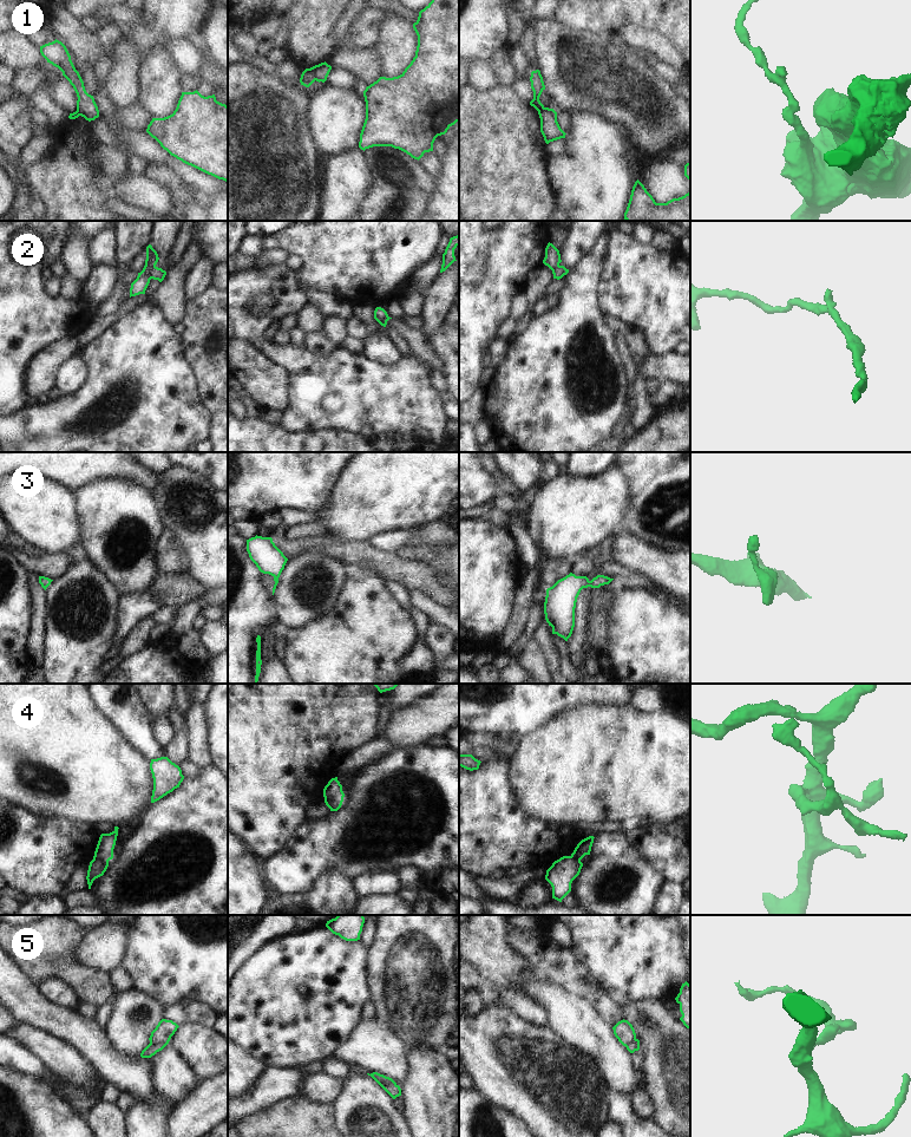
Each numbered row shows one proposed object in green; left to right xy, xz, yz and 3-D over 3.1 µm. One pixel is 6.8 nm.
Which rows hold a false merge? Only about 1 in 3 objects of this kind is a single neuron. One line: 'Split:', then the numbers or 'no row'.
Split: 1, 2, 4, 5

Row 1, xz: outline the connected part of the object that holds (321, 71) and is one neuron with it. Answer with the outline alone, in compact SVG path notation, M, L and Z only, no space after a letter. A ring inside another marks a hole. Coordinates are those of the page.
M326 61L309 68L309 71L315 77L315 80L319 83L320 81L325 83L327 80L327 77L329 74L330 70L332 70L332 66L328 65Z

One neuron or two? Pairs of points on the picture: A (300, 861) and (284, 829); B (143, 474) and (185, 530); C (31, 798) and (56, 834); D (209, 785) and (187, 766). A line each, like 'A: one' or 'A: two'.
A: two
B: two
C: two
D: two

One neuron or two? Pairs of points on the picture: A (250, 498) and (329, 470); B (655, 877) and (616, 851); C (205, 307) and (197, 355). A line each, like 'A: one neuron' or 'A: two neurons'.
A: one neuron
B: one neuron
C: one neuron

